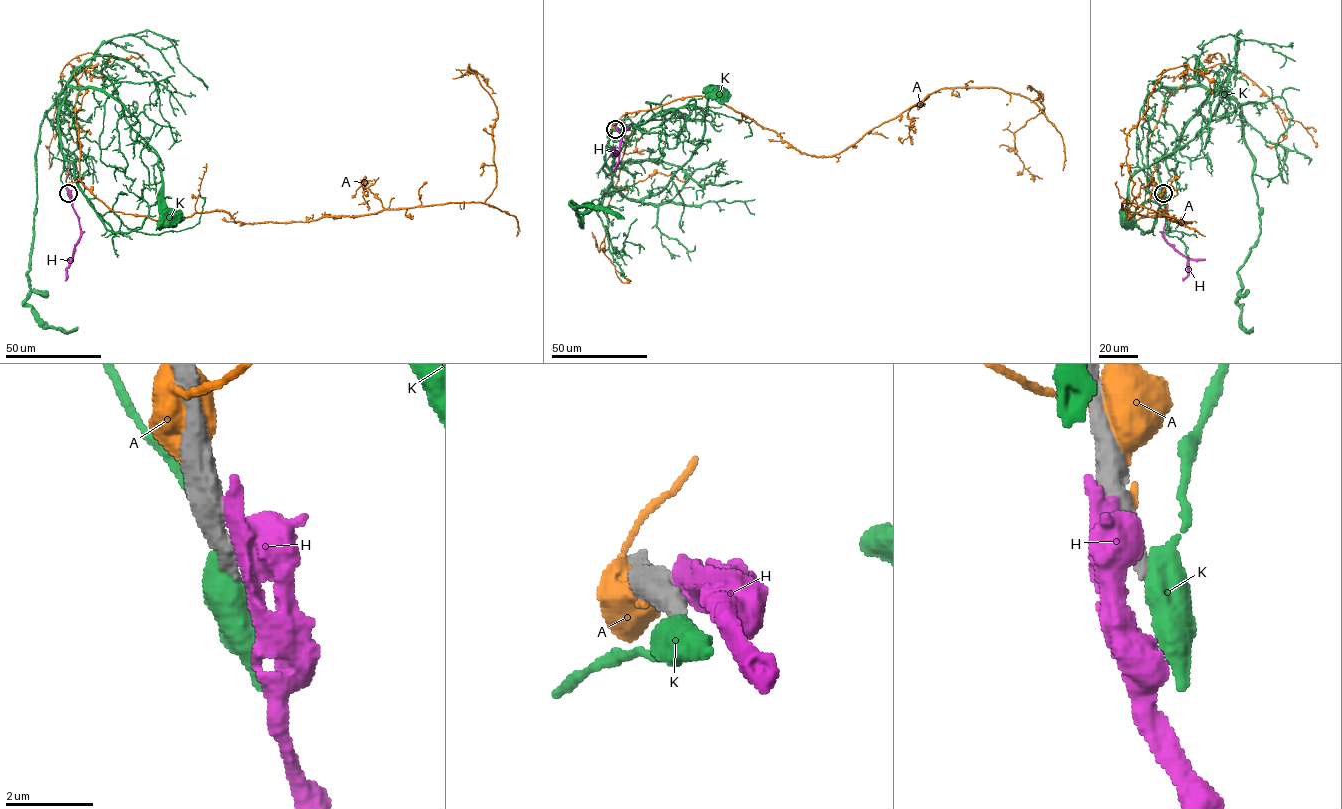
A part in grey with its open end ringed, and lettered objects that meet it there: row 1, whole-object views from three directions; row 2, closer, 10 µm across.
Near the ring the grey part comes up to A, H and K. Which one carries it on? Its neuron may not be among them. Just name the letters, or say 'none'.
none

